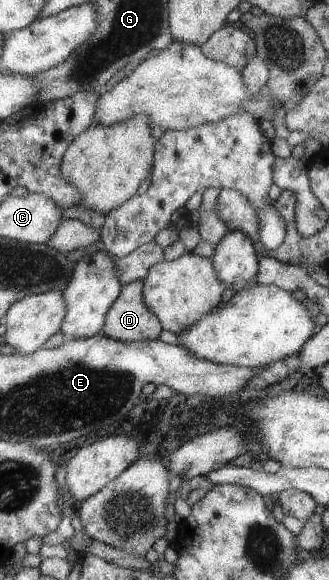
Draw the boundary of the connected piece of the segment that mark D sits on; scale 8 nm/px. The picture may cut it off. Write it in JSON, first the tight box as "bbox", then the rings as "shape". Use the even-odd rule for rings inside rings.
{"bbox":[101,279,161,342],"shape":[[[142,279],[122,284],[121,294],[106,312],[101,334],[123,342],[155,340],[161,321],[143,301]]]}

